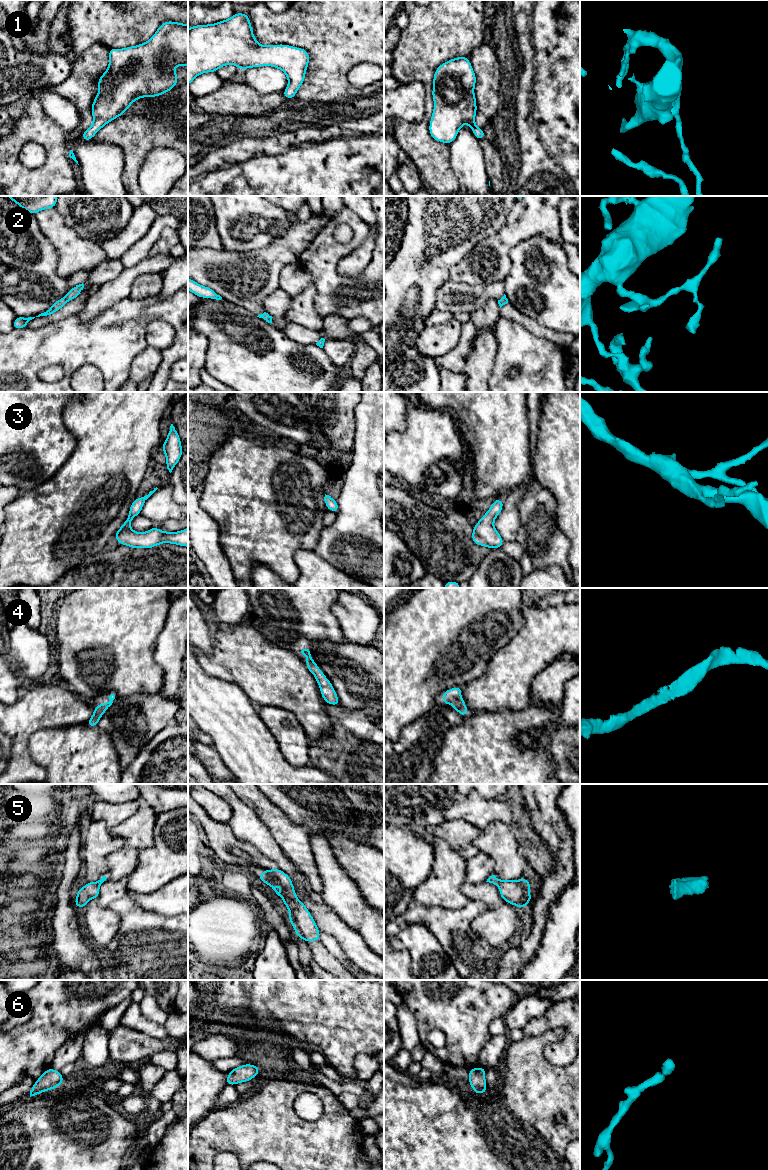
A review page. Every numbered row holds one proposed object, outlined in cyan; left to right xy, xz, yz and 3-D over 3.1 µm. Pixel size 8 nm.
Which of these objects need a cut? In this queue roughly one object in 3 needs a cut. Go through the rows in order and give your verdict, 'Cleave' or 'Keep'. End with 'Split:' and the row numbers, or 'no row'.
1: Keep
2: Keep
3: Keep
4: Keep
5: Keep
6: Keep
Split: no row

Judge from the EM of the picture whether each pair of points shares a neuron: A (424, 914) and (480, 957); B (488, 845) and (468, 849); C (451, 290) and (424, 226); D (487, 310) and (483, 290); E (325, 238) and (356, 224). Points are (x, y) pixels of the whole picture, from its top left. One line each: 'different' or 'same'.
A: same
B: different
C: different
D: different
E: same

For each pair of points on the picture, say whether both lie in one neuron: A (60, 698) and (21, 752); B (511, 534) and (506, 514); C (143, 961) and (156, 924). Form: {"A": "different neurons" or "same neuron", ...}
{"A": "same neuron", "B": "same neuron", "C": "same neuron"}

